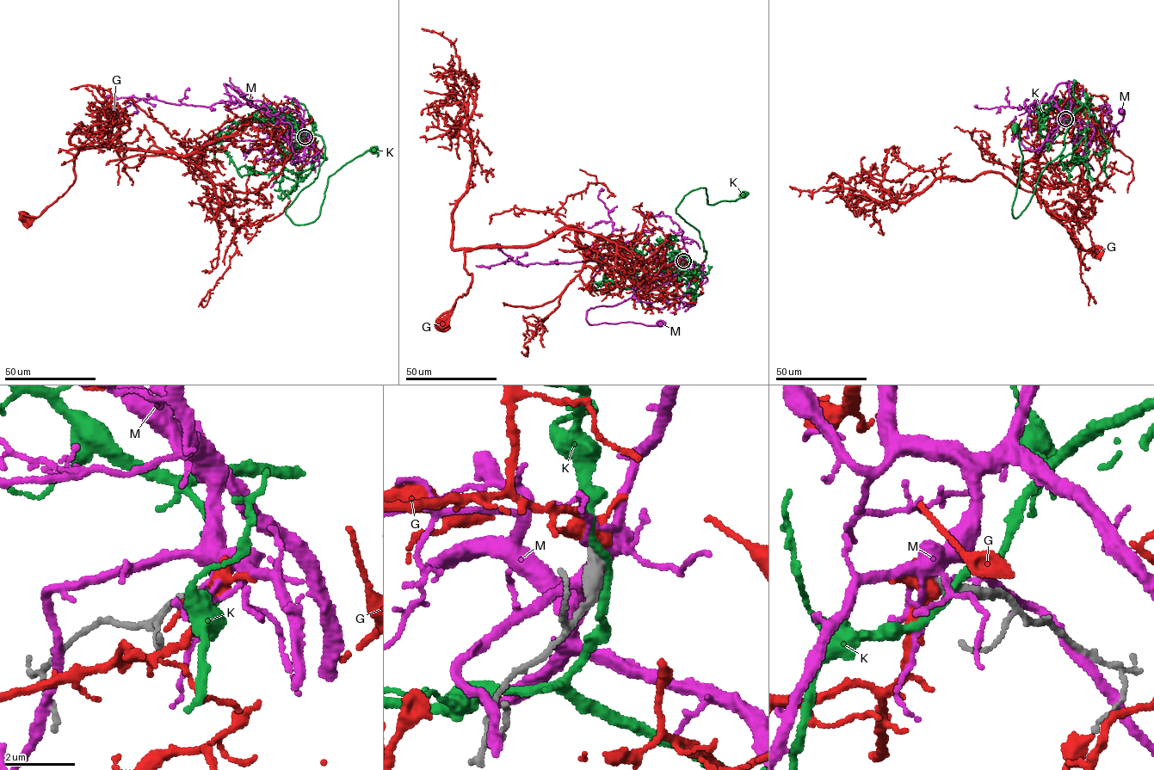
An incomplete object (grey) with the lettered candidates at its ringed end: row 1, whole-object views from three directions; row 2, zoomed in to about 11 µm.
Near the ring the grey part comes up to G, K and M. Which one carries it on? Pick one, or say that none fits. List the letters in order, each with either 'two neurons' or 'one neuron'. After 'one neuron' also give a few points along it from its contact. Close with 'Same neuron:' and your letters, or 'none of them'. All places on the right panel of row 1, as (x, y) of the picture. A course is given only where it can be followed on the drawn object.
G: one neuron | via (1065, 119), (1063, 127), (1056, 114), (1065, 113), (1014, 171), (1074, 243), (1097, 250)
K: two neurons
M: two neurons
Same neuron: G

